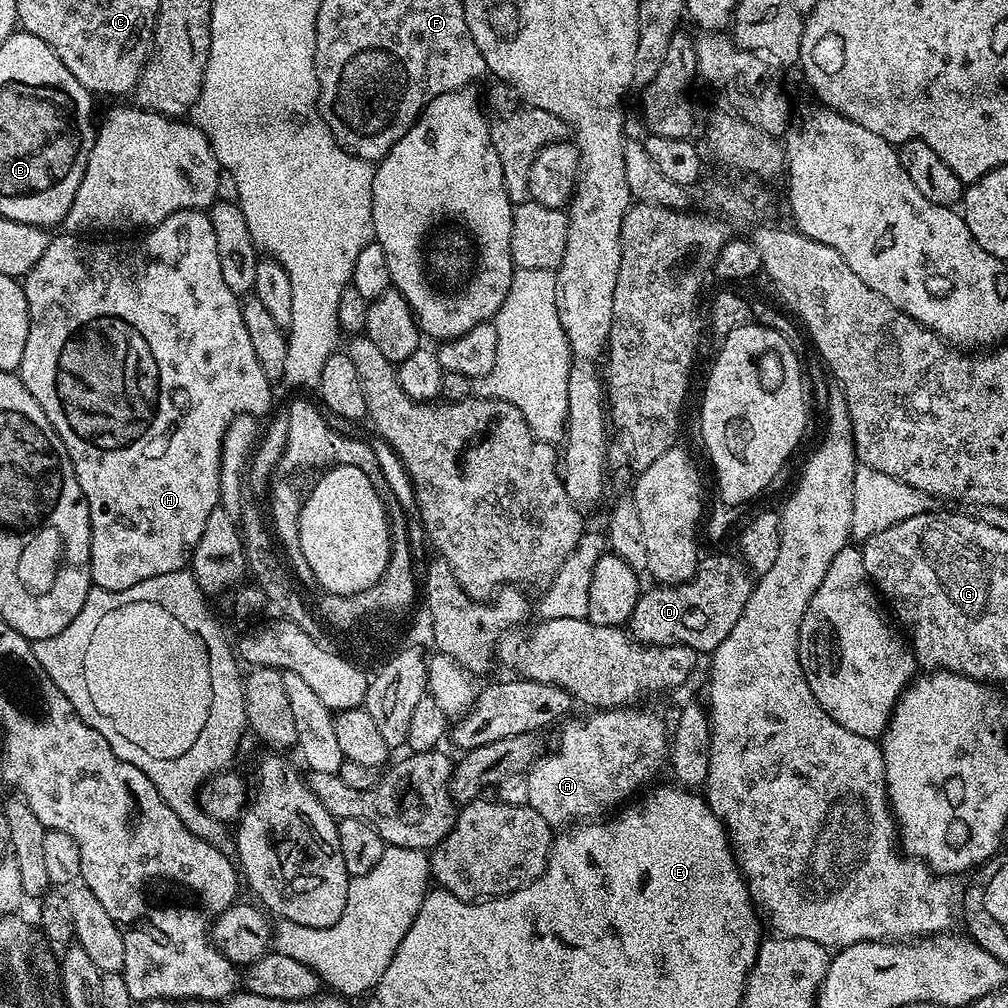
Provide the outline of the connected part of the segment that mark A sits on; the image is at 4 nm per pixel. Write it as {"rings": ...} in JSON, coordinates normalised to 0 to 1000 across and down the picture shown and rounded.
{"rings":[[[631,700],[587,704],[582,708],[584,710],[580,714],[564,713],[555,723],[556,735],[553,736],[552,743],[545,750],[537,749],[522,767],[524,801],[538,808],[538,812],[542,812],[542,815],[549,819],[587,815],[600,808],[610,807],[616,799],[630,791],[627,789],[638,778],[646,779],[646,774],[654,768],[655,761],[660,761],[664,753],[665,730],[662,725],[659,727],[659,718],[653,711],[646,710],[643,706],[634,706]]]}

